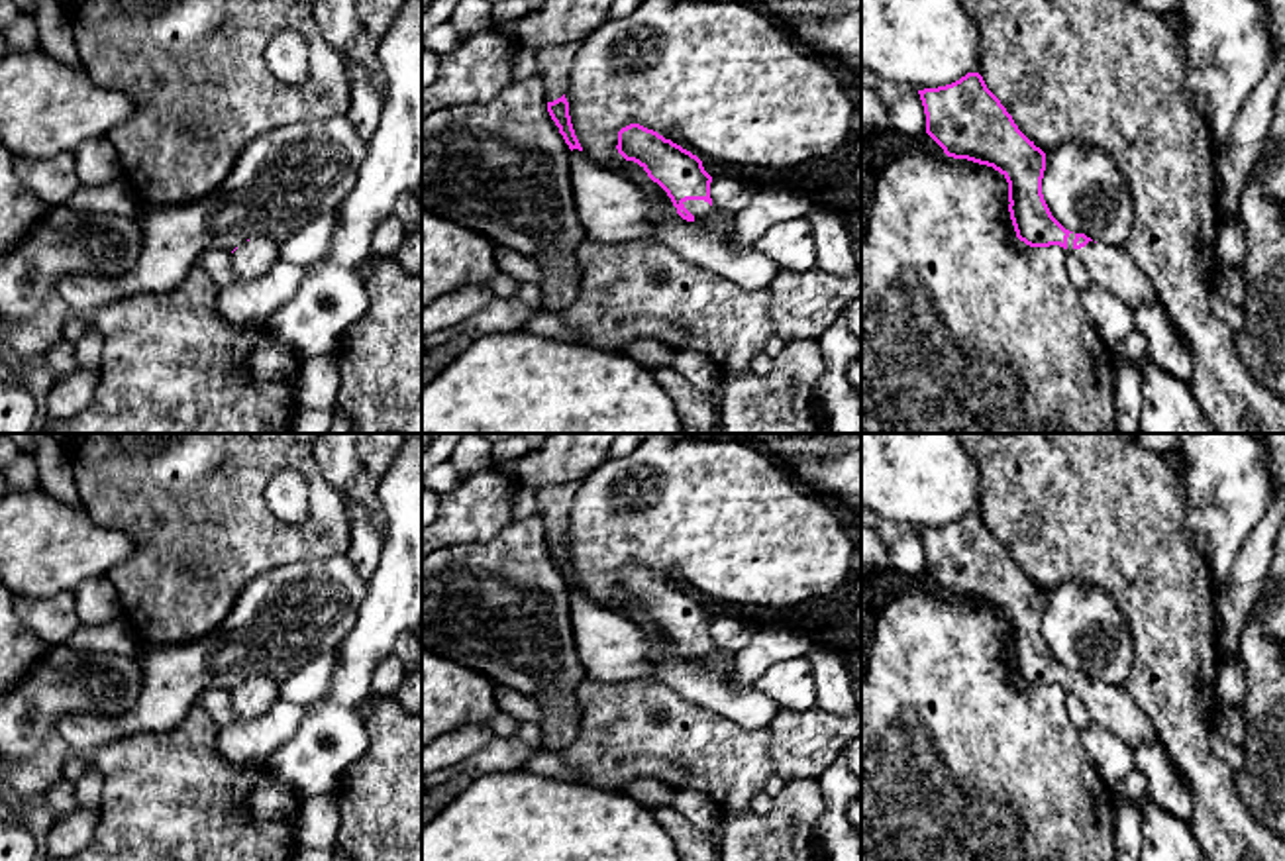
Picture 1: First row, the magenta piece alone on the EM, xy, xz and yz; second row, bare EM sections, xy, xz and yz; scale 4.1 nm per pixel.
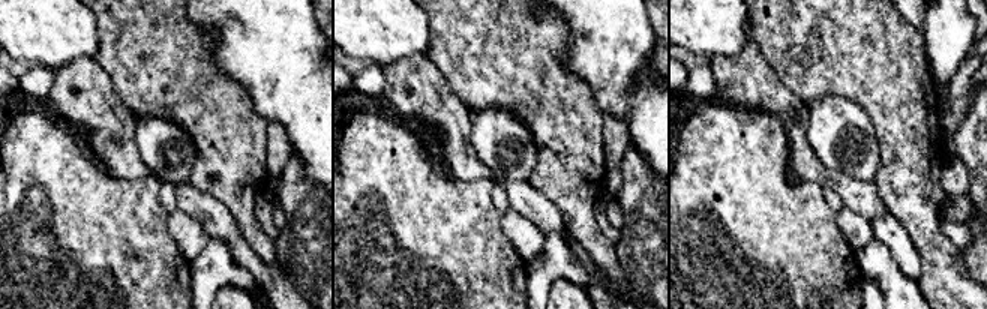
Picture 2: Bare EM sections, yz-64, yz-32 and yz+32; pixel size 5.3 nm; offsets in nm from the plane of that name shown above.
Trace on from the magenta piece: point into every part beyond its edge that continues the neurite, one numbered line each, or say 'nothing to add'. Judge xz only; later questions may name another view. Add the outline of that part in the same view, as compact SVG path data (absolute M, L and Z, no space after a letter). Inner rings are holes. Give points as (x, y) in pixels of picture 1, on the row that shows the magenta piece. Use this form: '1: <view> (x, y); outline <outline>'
1: xz (699, 208); outline M687 200L683 204L694 216L694 222L700 222L712 210L712 206L704 200Z

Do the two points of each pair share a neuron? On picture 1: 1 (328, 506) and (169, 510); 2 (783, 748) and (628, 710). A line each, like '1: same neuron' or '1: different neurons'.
1: same neuron
2: different neurons

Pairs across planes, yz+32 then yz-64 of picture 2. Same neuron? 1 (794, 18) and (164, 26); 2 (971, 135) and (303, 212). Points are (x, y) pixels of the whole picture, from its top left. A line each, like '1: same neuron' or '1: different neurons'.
1: same neuron
2: same neuron

